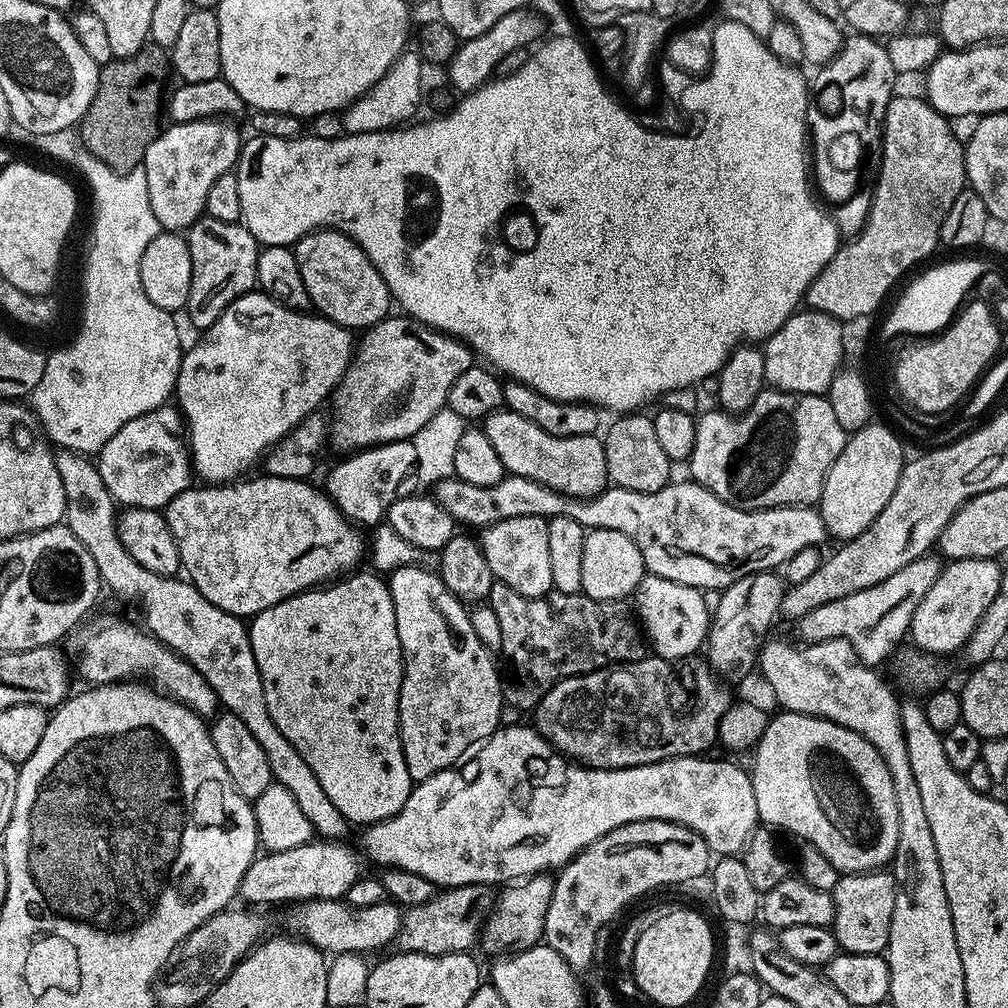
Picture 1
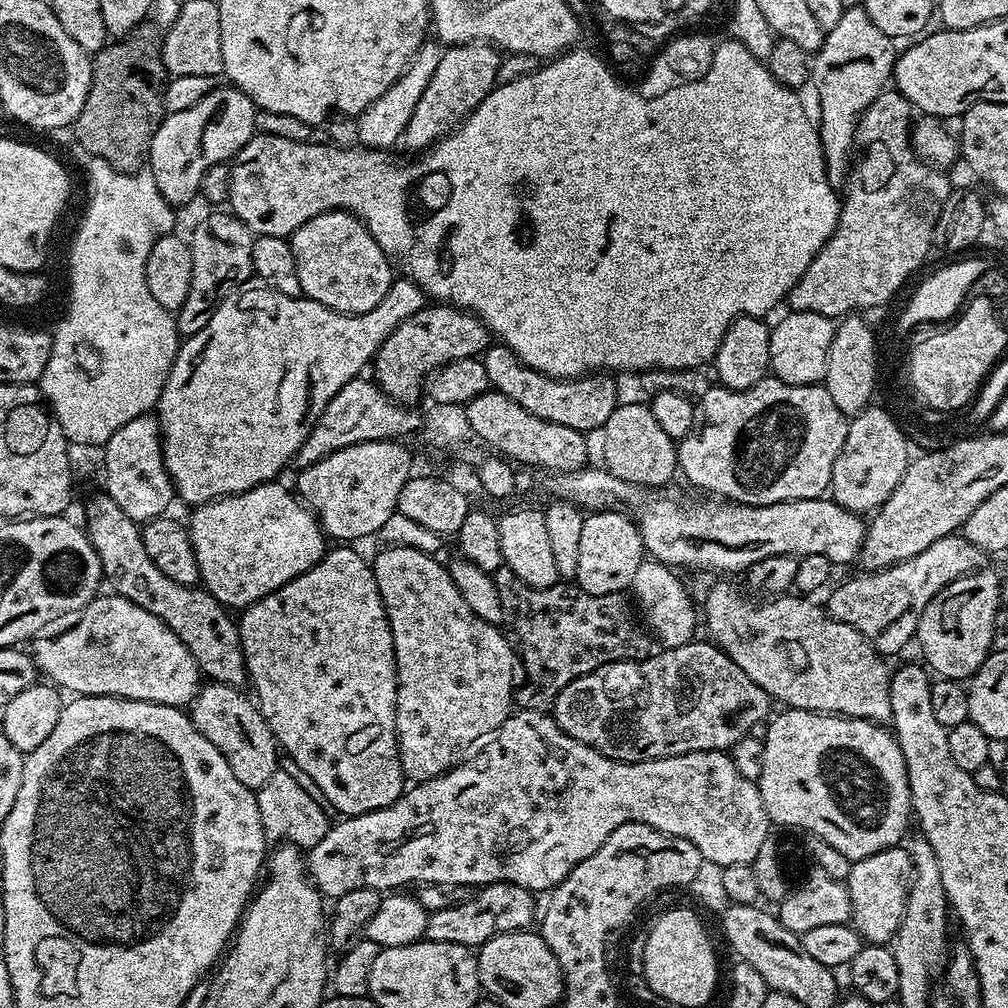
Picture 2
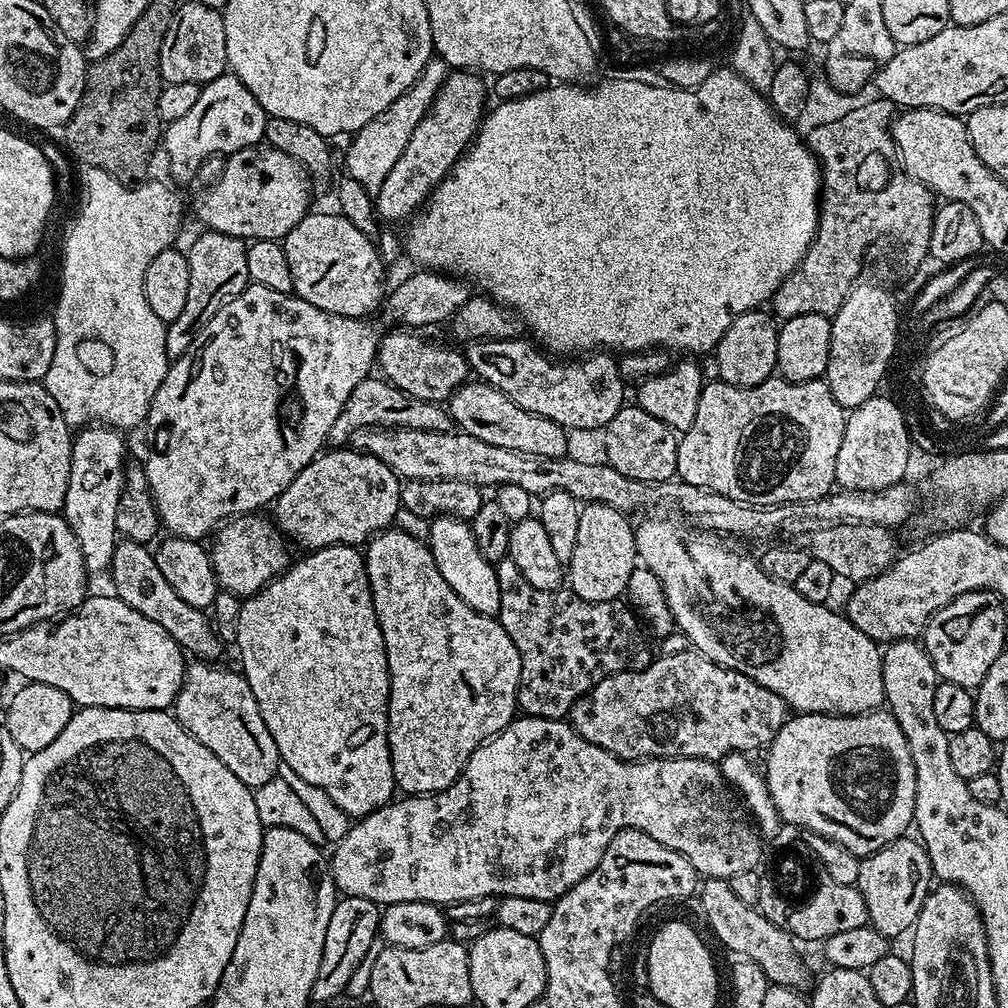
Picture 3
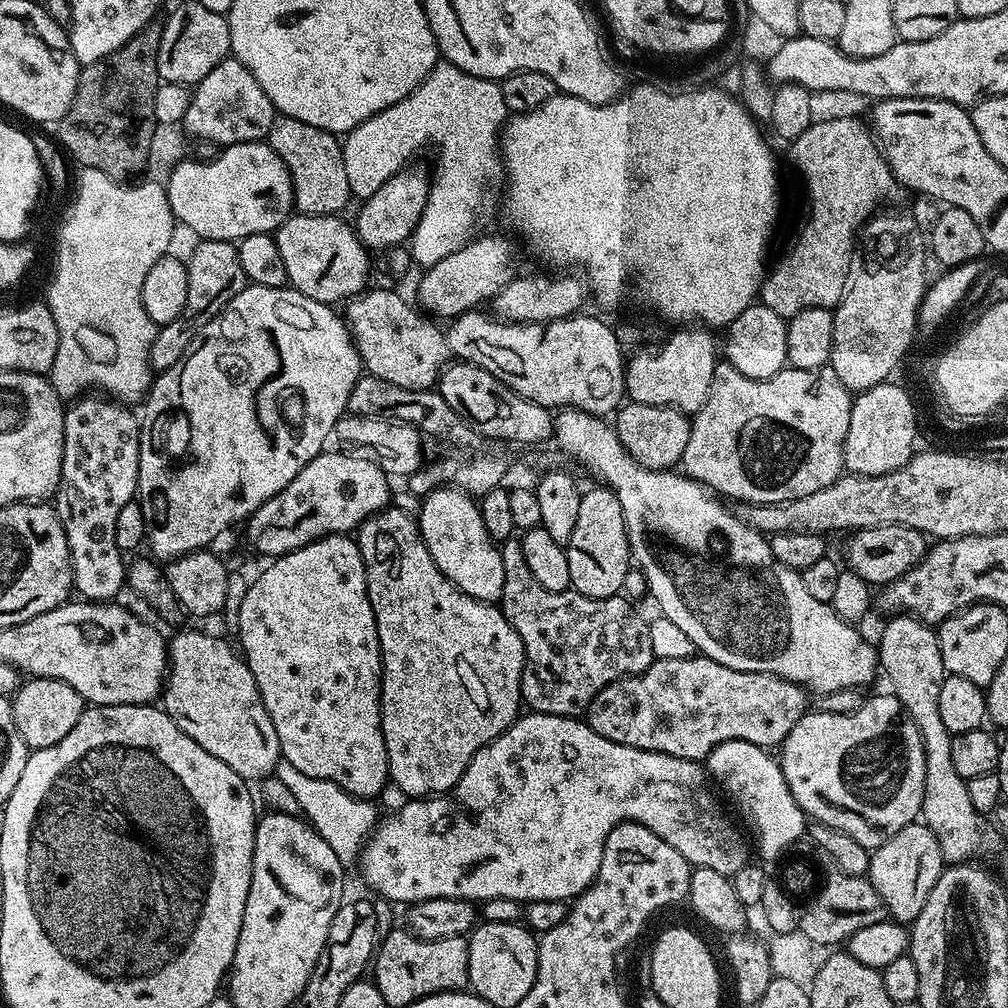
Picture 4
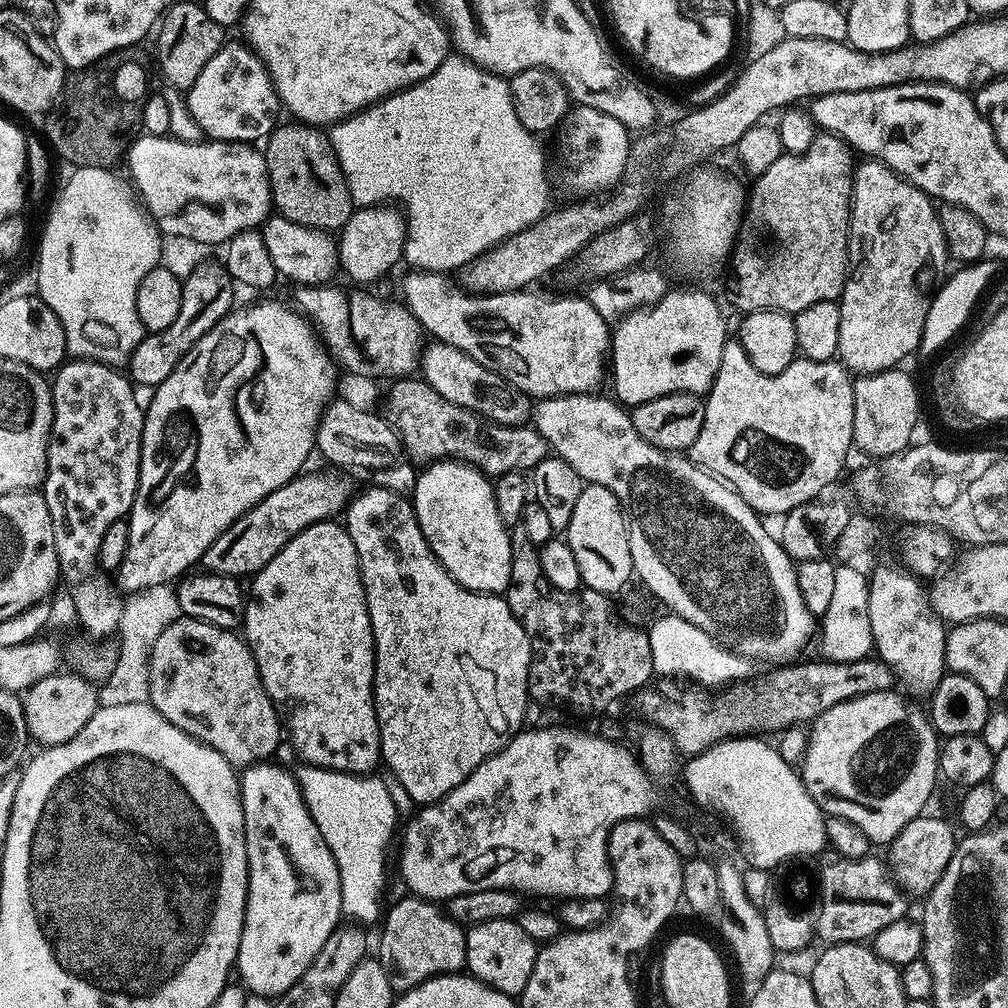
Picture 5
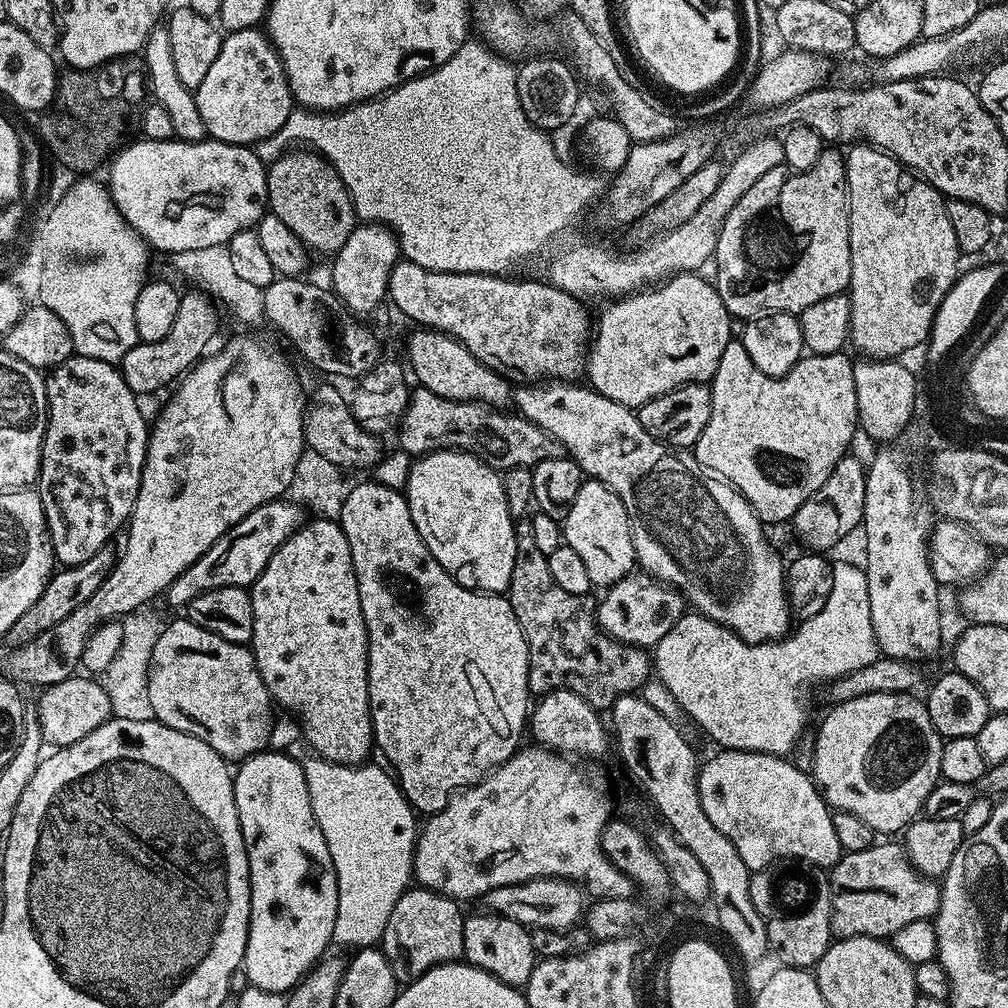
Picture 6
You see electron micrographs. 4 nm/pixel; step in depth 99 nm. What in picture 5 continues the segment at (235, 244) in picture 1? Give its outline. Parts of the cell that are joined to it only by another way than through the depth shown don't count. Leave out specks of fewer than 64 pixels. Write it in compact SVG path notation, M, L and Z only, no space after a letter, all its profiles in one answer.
M205 259L196 265L187 277L182 280L182 310L178 310L178 318L170 322L170 326L161 332L150 332L140 341L140 345L132 352L126 365L127 375L133 385L145 384L148 390L155 389L157 384L166 382L170 374L187 357L188 351L234 307L232 299L238 291L231 273L223 263Z

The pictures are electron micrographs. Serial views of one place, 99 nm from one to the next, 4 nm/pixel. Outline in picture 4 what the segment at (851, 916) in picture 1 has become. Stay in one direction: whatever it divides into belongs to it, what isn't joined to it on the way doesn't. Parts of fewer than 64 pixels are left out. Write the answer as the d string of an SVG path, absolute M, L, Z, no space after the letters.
M913 822L898 830L892 840L887 840L881 848L872 852L867 877L888 908L888 916L900 922L911 922L922 906L926 906L926 898L930 890L934 890L945 867L946 861L938 846L938 838L934 838L927 824Z

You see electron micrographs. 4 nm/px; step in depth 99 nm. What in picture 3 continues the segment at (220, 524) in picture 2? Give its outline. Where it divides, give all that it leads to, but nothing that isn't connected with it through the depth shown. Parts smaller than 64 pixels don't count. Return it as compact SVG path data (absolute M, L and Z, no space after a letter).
M264 514L233 516L219 525L211 537L210 555L217 585L239 598L247 598L259 592L274 577L279 576L290 563L289 545L279 528Z

